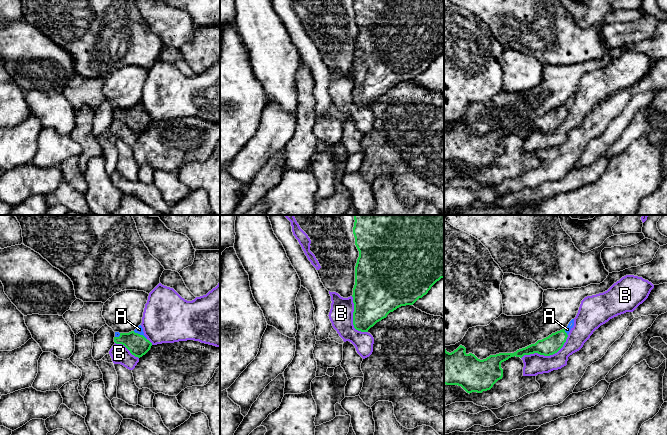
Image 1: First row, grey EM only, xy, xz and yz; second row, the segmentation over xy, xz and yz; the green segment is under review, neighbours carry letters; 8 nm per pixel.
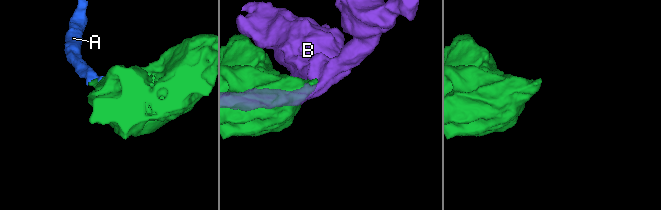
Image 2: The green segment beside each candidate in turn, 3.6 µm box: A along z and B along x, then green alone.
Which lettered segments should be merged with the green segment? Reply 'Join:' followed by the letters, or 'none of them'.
Join: A

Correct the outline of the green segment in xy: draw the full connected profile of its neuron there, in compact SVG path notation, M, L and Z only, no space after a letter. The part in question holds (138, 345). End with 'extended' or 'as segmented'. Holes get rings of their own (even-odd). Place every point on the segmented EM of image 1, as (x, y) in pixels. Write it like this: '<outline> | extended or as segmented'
M141 325L129 333L115 332L114 342L124 345L132 355L138 358L145 355L152 346L152 343L144 335Z | extended

